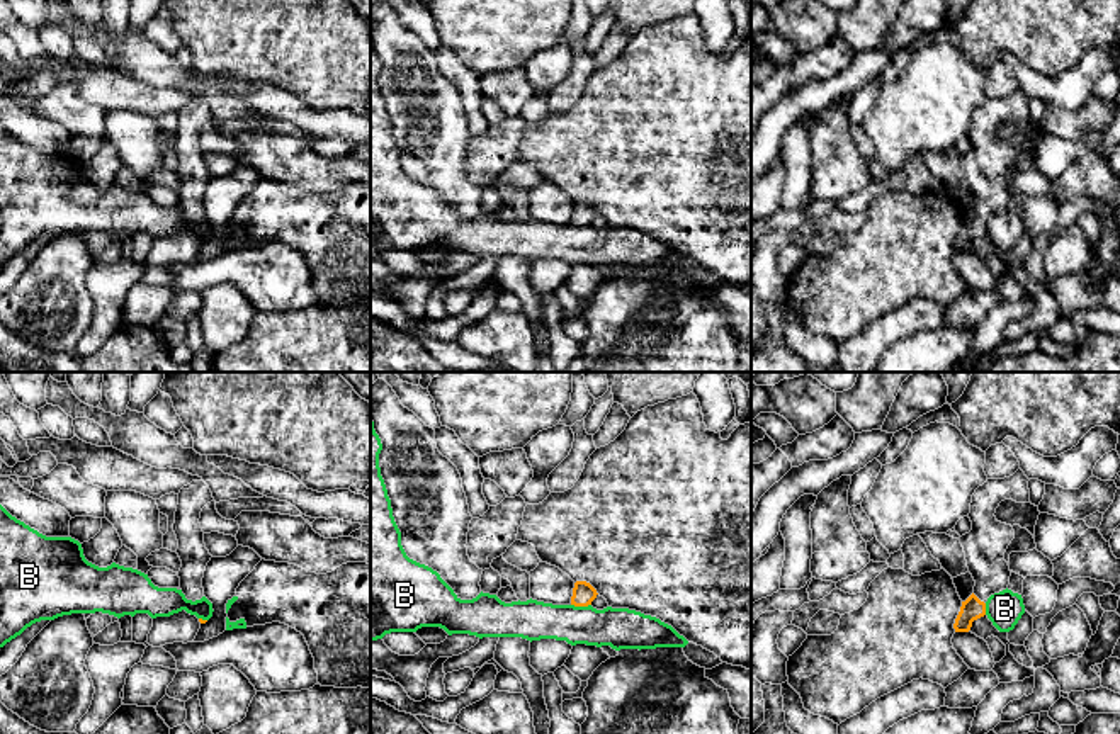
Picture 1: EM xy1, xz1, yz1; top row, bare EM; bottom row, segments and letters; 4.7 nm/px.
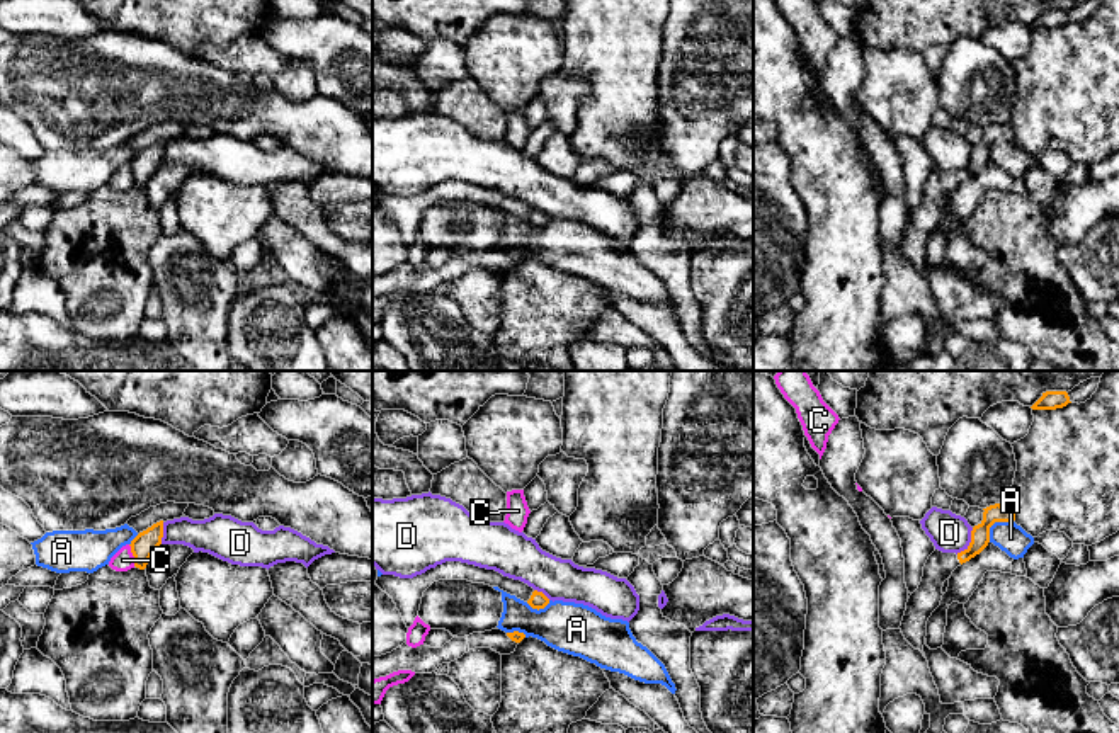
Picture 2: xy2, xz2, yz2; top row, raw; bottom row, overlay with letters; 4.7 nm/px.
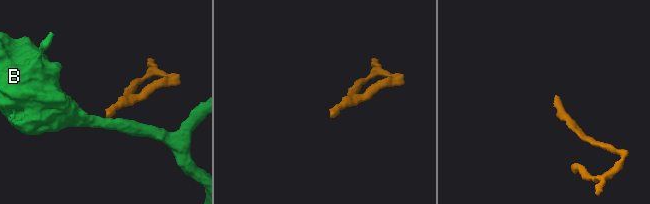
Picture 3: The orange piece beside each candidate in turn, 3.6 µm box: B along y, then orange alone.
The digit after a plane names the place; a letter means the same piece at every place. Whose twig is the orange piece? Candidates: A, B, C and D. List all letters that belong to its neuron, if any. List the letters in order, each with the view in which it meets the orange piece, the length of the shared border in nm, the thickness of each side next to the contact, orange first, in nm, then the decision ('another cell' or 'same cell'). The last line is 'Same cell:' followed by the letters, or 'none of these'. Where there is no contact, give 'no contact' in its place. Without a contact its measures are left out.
A: yz2 | 160 nm | 100/140 nm | another cell
B: xz1 | 100 nm | 110/190 nm | another cell
C: xy2 | 110 nm | 110/100 nm | another cell
D: yz2 | 150 nm | 100/190 nm | another cell
Same cell: none of these

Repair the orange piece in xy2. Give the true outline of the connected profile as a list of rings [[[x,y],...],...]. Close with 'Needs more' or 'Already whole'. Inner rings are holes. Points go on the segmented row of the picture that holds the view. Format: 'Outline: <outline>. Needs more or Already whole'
Outline: [[[163,520],[153,524],[146,531],[139,532],[131,541],[131,553],[134,556],[134,566],[145,570],[151,554],[158,549],[163,537]]]. Already whole

